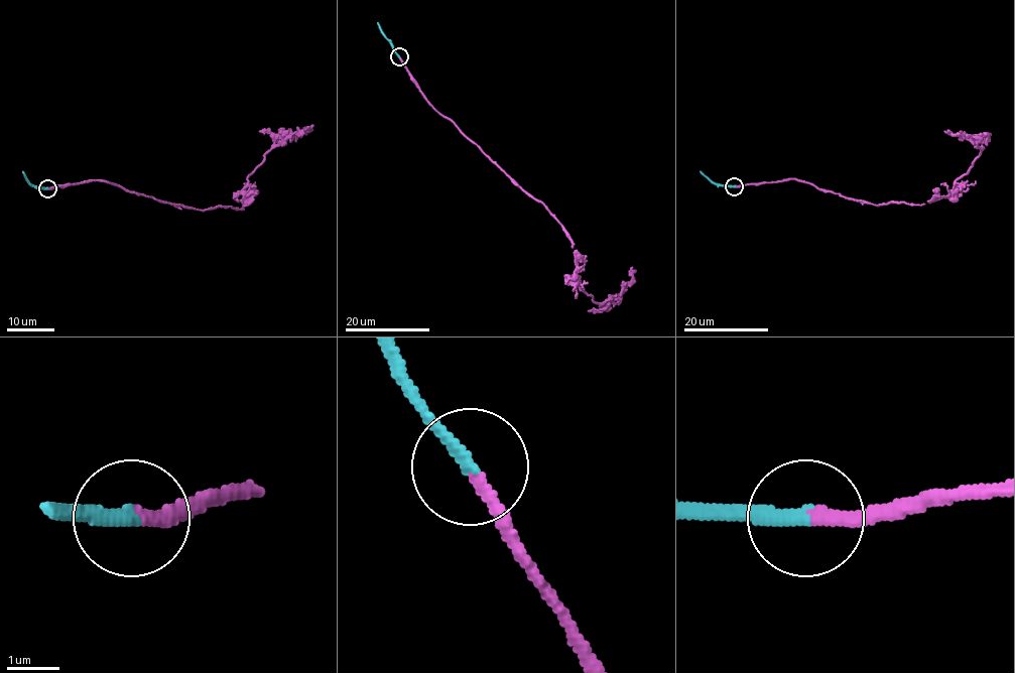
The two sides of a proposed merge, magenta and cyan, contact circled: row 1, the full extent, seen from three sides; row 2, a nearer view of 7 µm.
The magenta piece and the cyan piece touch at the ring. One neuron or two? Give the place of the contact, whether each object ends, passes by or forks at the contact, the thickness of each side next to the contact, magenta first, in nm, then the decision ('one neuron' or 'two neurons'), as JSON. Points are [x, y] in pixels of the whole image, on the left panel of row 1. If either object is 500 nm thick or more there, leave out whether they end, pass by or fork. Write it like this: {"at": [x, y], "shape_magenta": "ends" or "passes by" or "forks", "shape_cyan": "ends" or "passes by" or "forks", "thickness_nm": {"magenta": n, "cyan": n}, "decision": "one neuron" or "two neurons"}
{"at": [47, 188], "shape_magenta": "ends", "shape_cyan": "ends", "thickness_nm": {"magenta": 200, "cyan": 240}, "decision": "one neuron"}

